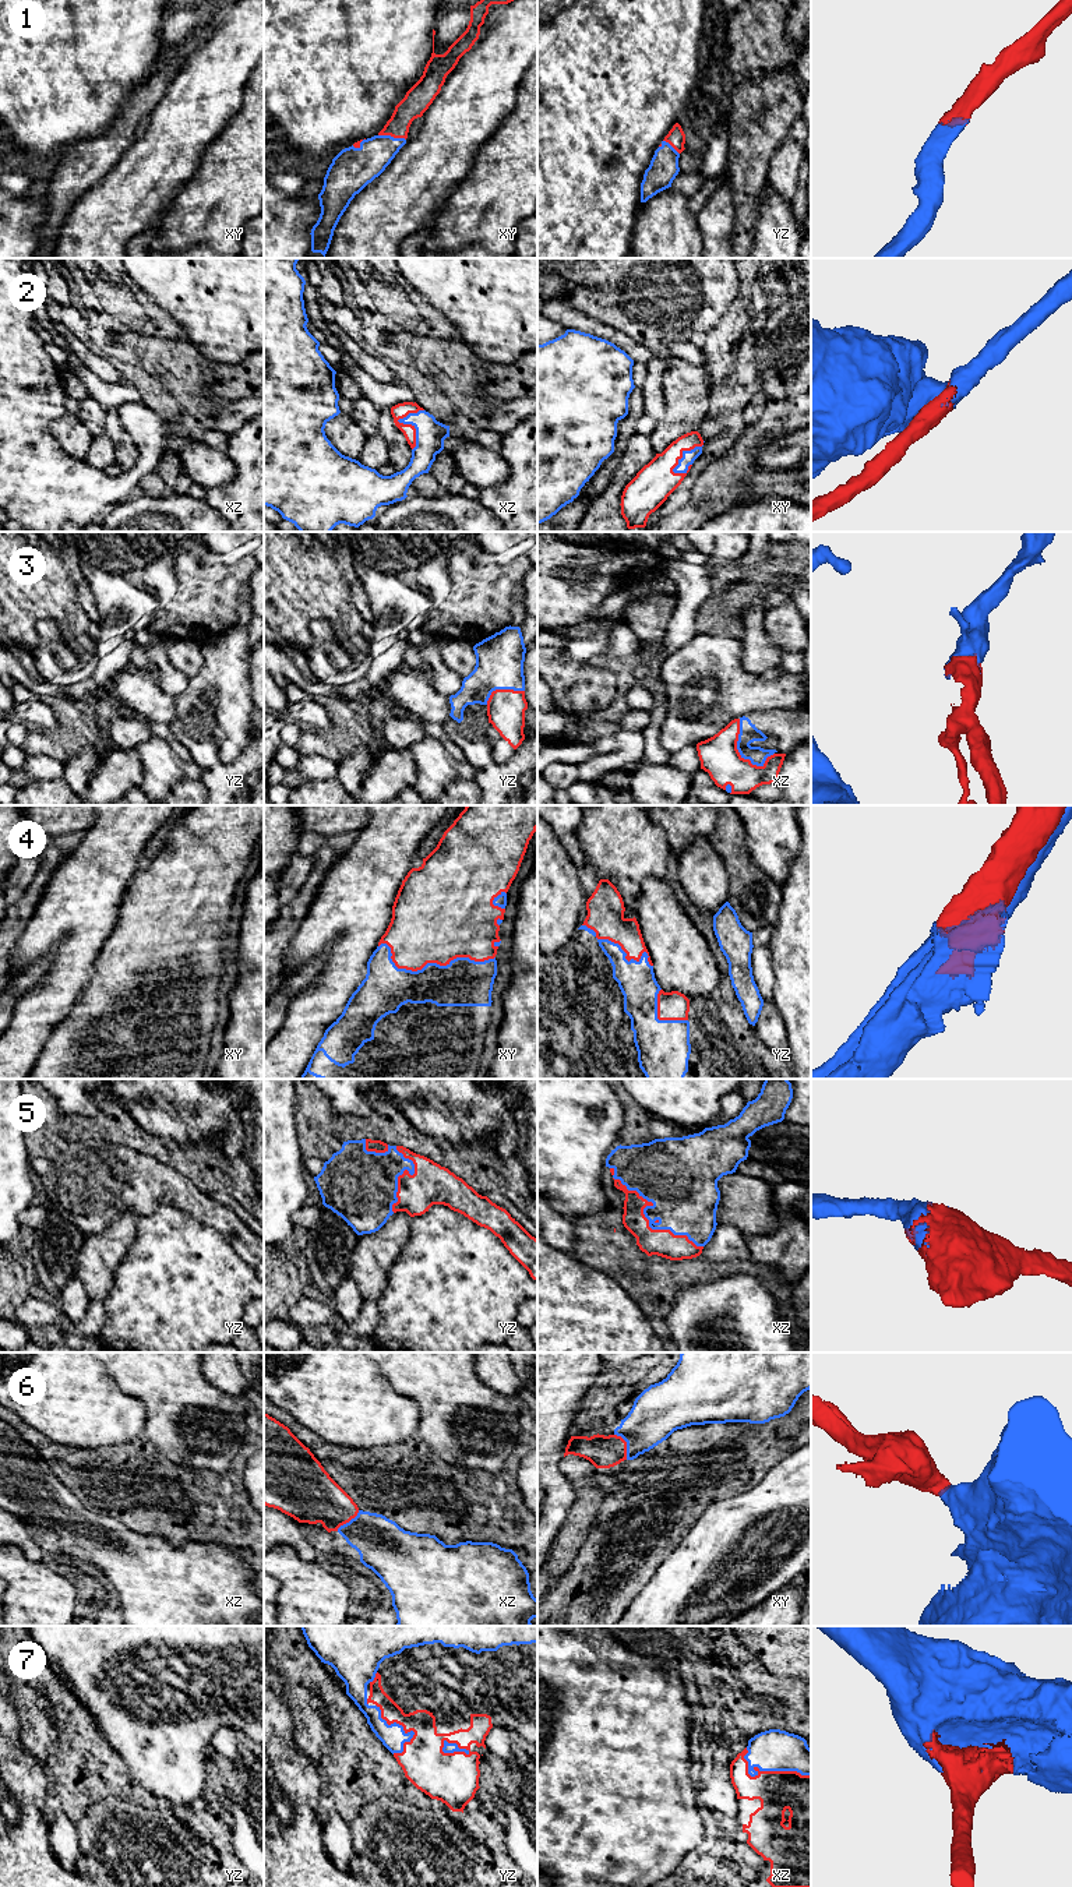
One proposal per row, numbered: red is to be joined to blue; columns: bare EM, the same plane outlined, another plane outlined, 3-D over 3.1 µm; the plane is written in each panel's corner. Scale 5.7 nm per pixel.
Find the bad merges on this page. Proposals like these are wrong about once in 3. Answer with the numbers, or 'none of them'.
none of them

